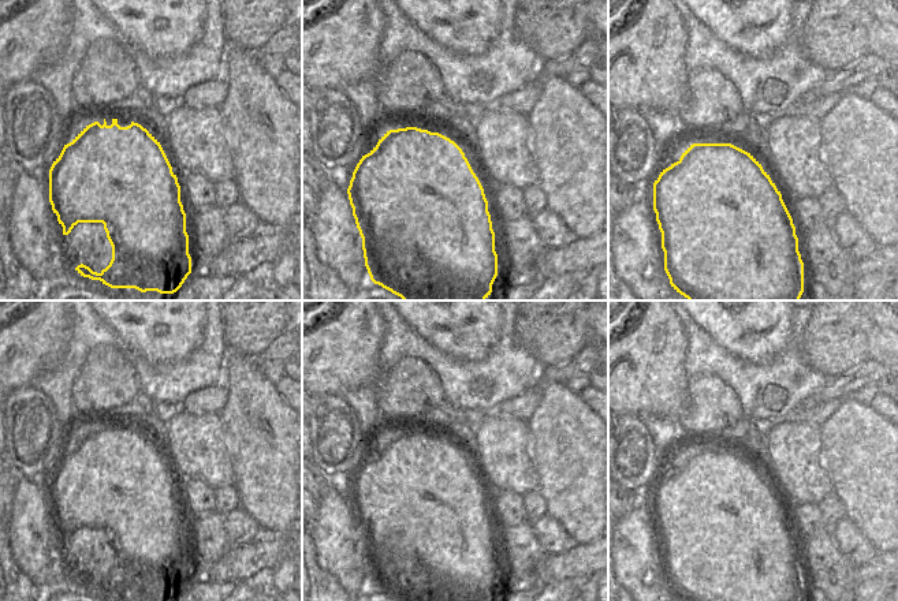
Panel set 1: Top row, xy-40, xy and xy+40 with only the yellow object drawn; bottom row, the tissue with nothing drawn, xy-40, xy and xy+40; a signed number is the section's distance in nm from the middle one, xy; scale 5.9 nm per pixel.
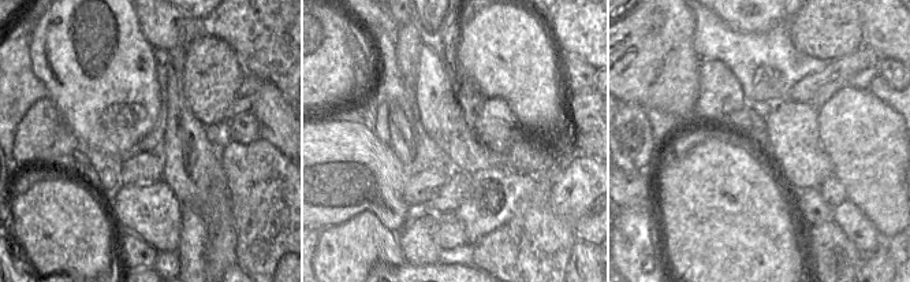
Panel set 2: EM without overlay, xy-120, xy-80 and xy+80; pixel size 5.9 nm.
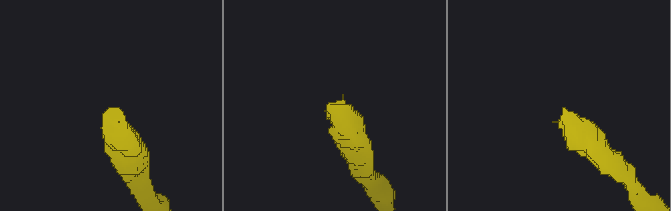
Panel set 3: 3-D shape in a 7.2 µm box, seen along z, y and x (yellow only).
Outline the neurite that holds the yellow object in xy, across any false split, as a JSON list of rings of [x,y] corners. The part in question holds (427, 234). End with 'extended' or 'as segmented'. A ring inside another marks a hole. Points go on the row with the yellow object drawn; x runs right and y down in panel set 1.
[[[406,127],[387,131],[377,142],[377,145],[357,164],[350,186],[346,190],[343,183],[336,179],[328,179],[328,183],[318,197],[317,213],[312,228],[318,228],[320,235],[329,228],[332,209],[336,209],[336,219],[340,225],[346,228],[357,228],[362,238],[361,247],[349,247],[344,254],[347,257],[347,268],[362,275],[369,273],[375,284],[400,296],[403,300],[485,300],[492,292],[492,284],[498,276],[498,254],[495,251],[495,232],[492,229],[491,214],[488,212],[488,201],[484,188],[473,172],[462,149],[450,138],[421,130],[417,127]]]; extended

